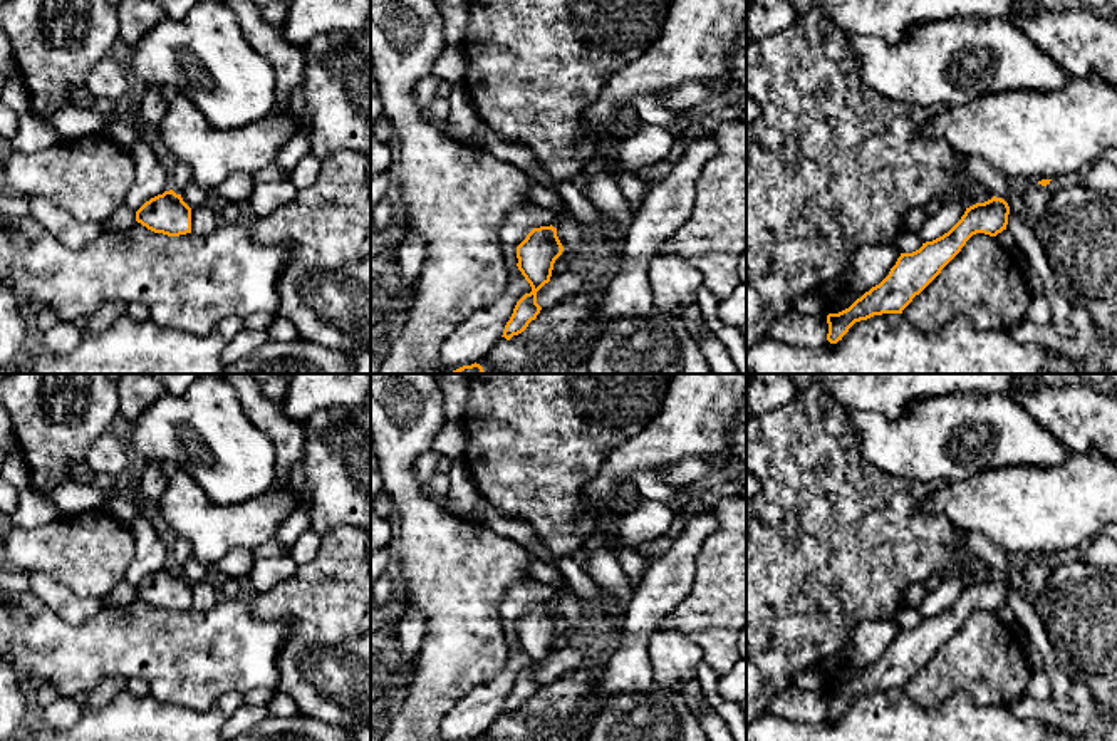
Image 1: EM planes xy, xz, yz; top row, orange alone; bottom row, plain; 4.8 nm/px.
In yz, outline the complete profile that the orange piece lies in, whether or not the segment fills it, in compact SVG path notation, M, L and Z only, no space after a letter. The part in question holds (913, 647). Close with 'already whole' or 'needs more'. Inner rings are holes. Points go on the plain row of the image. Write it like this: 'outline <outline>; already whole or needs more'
outline M993 572L985 578L966 583L961 595L943 612L922 619L912 629L901 629L889 650L879 661L865 667L849 684L827 691L827 716L837 719L855 697L874 691L902 689L973 610L996 612L1006 605L1008 590L1008 578Z; already whole

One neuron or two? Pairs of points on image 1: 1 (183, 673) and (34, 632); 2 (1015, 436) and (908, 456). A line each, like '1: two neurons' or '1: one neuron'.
1: one neuron
2: one neuron

